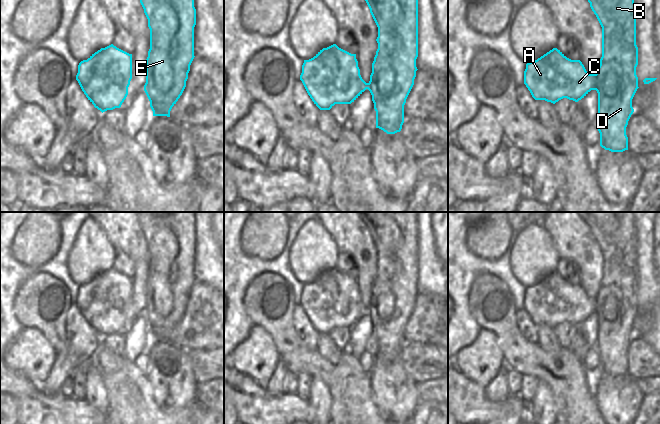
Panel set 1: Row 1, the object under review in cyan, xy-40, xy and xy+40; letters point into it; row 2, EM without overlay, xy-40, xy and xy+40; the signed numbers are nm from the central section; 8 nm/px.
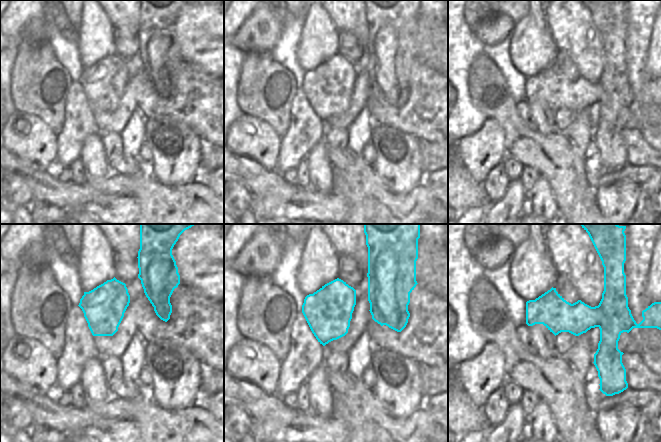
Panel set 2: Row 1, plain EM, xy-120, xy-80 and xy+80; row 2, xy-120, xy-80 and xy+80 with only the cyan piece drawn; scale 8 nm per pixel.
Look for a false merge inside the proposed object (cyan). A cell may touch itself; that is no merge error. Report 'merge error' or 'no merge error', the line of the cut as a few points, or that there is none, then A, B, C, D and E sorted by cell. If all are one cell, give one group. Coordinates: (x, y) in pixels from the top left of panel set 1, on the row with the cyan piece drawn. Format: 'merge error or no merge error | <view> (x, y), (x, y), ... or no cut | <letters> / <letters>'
merge error | xy+40 (595, 74), (596, 89) | A C / B D E

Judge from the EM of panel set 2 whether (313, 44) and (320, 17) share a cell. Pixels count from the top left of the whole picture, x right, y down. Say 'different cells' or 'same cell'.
same cell

